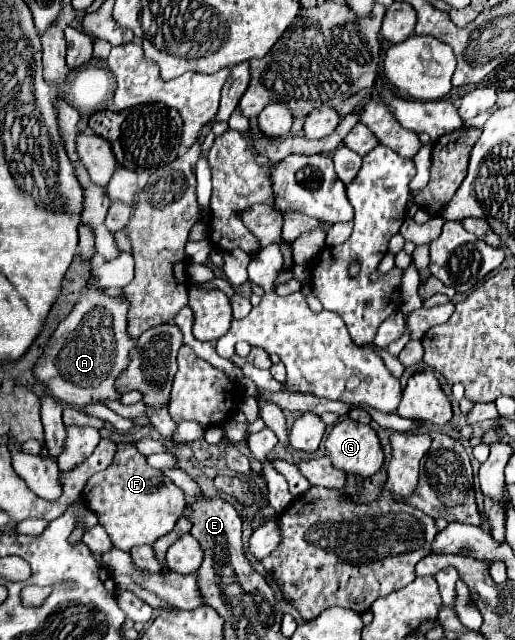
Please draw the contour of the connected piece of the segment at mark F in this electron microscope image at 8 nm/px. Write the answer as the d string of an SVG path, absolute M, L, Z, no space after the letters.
M121 442L109 470L93 474L85 488L83 500L107 530L115 548L129 552L133 546L153 544L157 538L173 530L177 518L185 512L183 490L177 488L159 470L151 468L133 444Z

